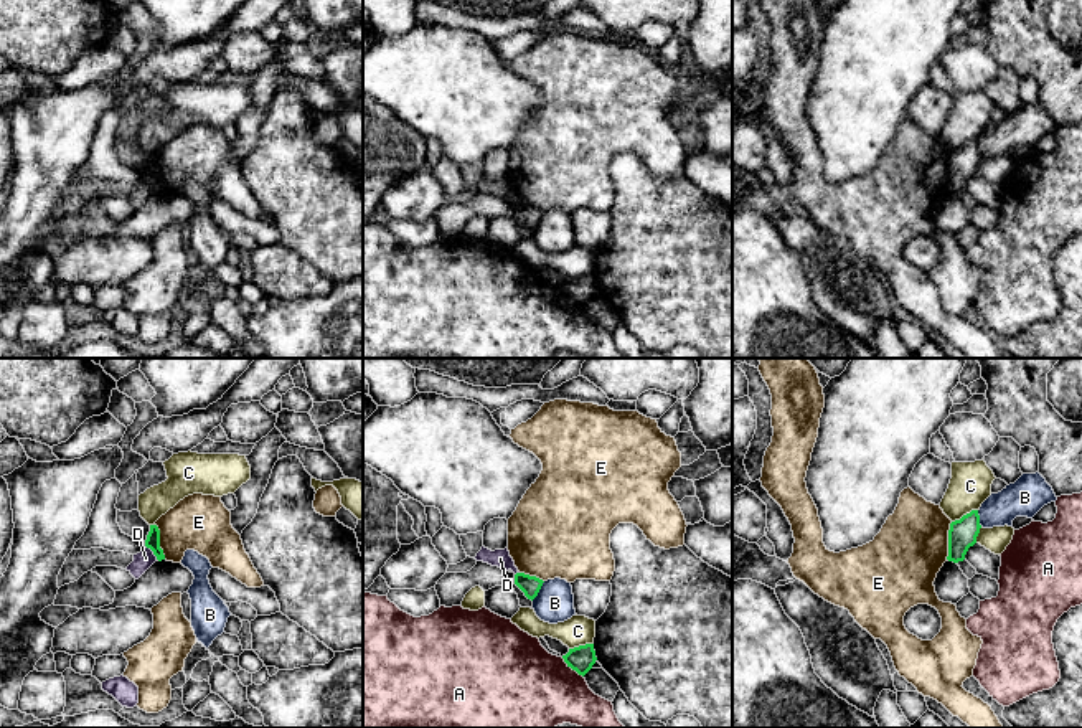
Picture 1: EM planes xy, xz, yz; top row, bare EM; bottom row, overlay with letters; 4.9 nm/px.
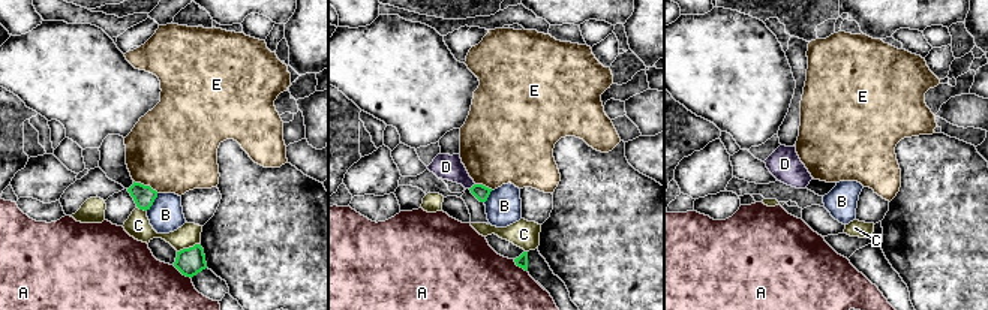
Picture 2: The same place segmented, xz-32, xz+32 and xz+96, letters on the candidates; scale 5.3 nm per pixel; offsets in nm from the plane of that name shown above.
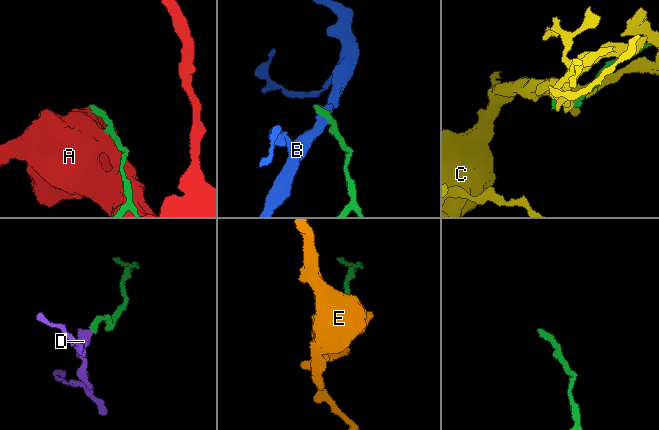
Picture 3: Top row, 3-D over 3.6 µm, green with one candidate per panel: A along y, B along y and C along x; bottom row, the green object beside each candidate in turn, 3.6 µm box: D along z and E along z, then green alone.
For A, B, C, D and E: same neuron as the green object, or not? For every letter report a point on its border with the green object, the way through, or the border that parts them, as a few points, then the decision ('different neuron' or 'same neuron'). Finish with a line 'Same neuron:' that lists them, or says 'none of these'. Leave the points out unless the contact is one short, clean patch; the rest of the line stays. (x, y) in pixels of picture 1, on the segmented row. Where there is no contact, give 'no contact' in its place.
A: xz (573, 669) | different neuron
B: xz (538, 591) | different neuron
C: yz (964, 515) | different neuron
D: xy (152, 550) | along xy (145, 545), (157, 558) | different neuron
E: yz (949, 540) | along yz (952, 522), (945, 558) | different neuron
Same neuron: none of these

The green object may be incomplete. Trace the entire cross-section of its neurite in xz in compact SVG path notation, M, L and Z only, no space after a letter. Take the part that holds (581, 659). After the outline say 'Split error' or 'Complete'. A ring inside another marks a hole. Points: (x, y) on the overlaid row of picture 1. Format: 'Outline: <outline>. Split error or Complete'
Outline: M594 644L569 649L569 652L562 655L562 659L567 664L567 667L576 670L582 677L592 669L592 665L597 660Z. Complete

